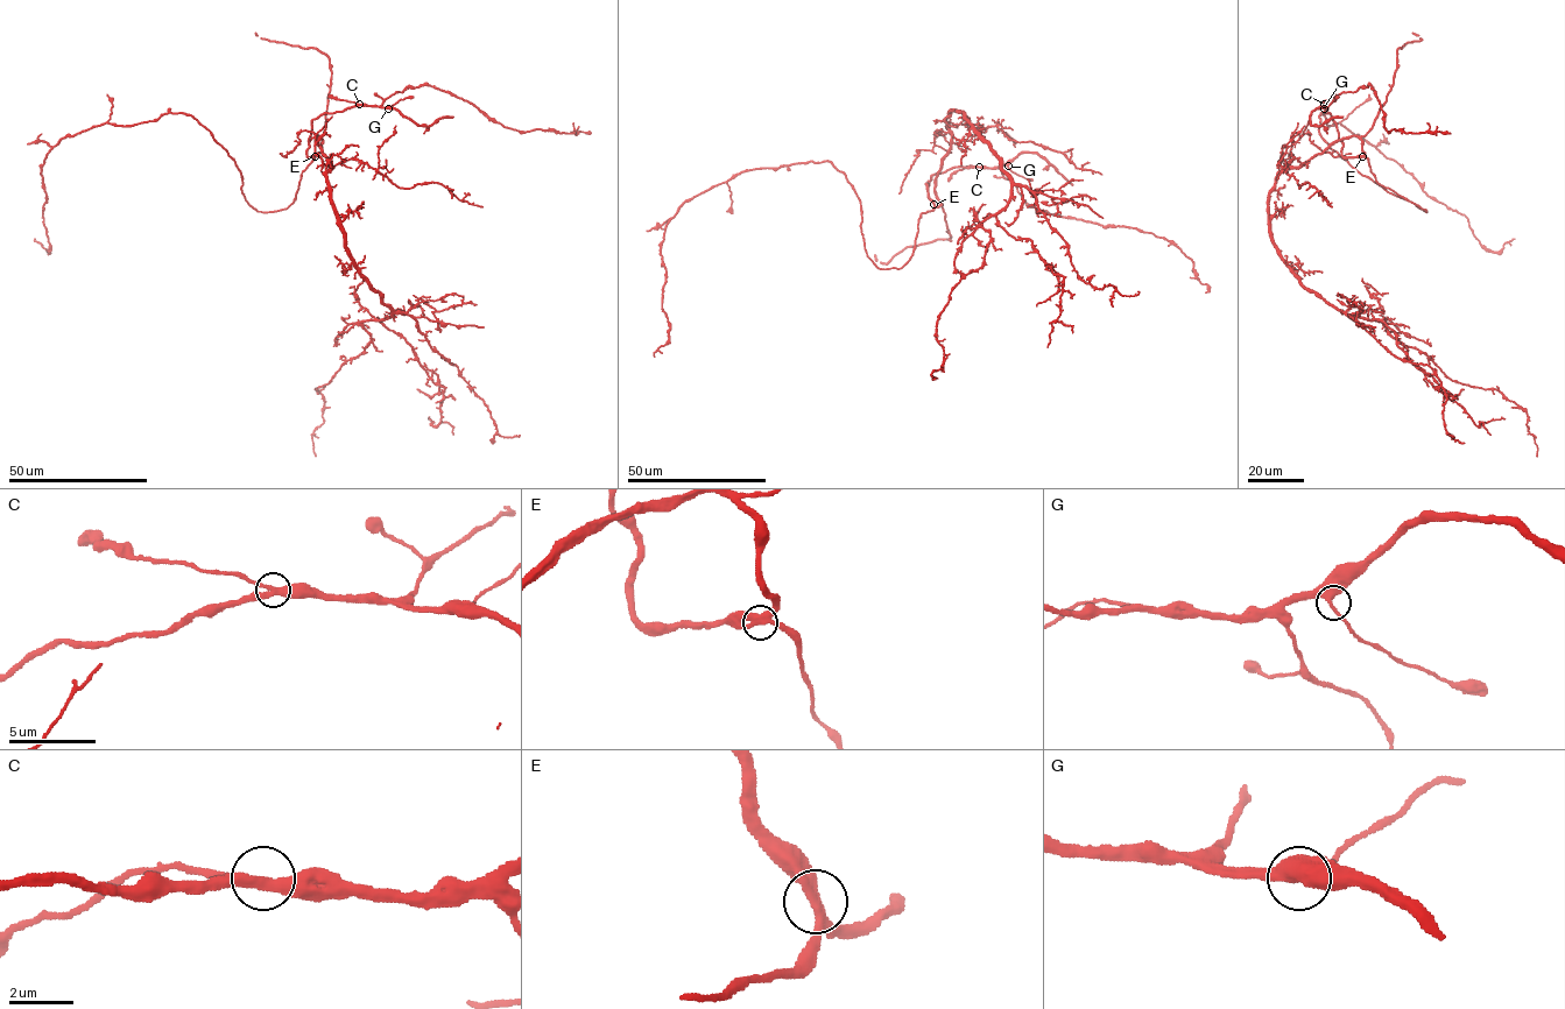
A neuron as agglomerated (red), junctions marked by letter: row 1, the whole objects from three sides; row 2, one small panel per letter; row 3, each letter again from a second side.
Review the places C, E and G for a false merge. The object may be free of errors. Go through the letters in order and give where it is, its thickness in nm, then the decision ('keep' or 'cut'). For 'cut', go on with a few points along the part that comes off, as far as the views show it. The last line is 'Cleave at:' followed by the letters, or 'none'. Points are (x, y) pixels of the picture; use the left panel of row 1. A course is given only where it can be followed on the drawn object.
C: place (359, 104); calibre 320 nm; keep
E: place (315, 156); calibre 320 nm; keep
G: place (388, 108); calibre 320 nm; keep
Cleave at: none

